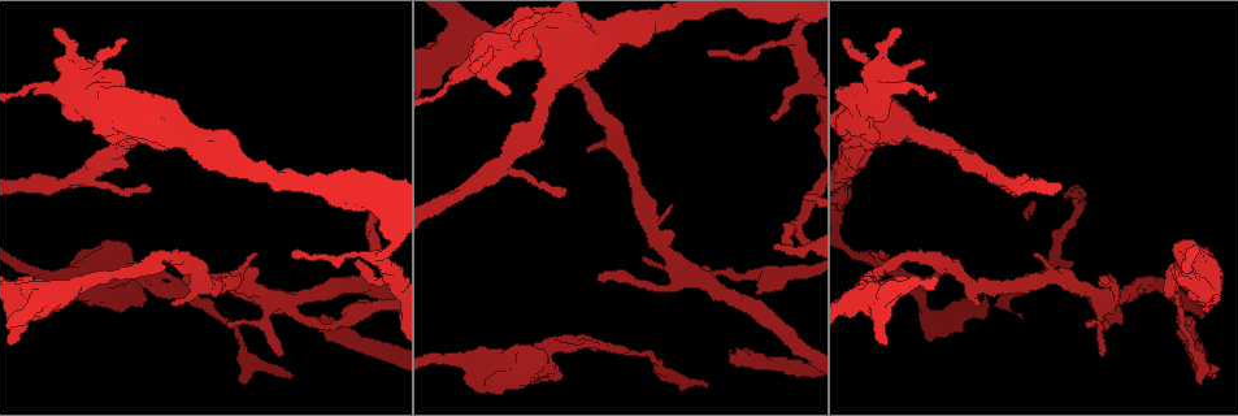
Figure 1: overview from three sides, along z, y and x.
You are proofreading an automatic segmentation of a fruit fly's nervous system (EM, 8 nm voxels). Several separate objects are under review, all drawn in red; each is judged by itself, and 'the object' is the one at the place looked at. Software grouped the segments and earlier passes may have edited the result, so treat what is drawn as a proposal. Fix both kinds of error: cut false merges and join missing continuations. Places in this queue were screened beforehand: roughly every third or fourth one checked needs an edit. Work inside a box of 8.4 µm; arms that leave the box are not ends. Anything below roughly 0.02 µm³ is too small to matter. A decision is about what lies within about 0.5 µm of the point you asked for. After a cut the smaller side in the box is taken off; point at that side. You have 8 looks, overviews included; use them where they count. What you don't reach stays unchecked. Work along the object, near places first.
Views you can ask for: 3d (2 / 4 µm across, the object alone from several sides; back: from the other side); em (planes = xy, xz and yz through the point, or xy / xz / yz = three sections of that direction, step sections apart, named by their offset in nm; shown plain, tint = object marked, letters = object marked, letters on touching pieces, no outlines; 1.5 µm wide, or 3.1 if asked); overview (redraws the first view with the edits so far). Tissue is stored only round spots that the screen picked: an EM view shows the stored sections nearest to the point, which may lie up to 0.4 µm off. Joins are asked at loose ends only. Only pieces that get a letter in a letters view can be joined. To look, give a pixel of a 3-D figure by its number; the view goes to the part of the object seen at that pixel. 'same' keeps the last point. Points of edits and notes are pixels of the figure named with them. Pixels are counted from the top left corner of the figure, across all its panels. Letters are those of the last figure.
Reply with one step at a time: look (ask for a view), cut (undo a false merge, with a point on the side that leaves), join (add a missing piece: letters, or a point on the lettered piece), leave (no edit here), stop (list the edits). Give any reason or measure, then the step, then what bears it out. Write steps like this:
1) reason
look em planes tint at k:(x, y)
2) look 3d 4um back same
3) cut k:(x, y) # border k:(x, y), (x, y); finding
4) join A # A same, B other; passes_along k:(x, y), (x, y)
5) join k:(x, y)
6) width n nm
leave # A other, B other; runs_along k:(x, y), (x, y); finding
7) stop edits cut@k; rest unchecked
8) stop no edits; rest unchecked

free end
look 3d 4um at 1:(60, 269)

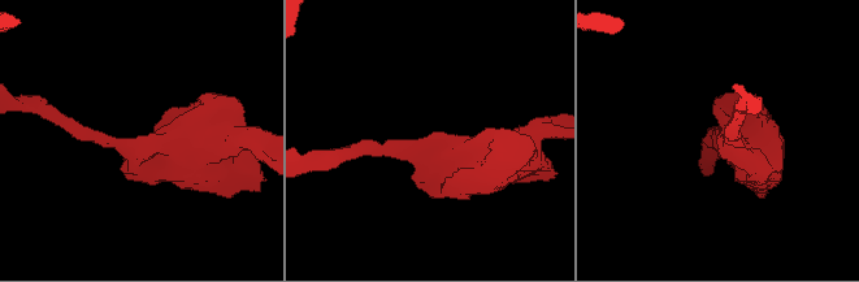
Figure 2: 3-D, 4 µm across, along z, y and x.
look em xz step 4 letters at 2:(721, 137)

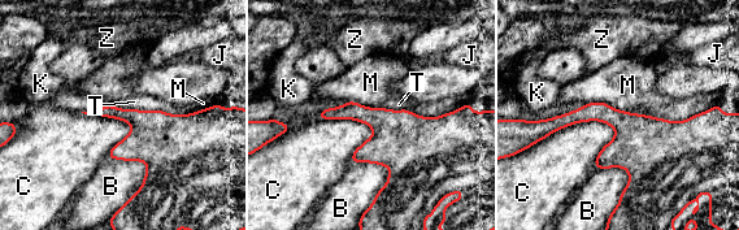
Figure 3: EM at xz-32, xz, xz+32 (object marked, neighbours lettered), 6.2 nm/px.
width 180 nm
leave # B other, C other, J other, K other, M other, T other, Z other; border 3:(583, 103), (673, 121), (711, 108); none of them fits

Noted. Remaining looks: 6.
tapers out
look 3d 2um at 1:(1203, 379)

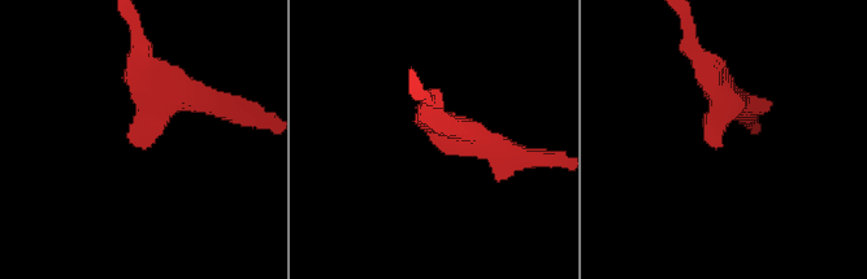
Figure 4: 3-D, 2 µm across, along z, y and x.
now the EM
look em planes plain at 4:(429, 135)

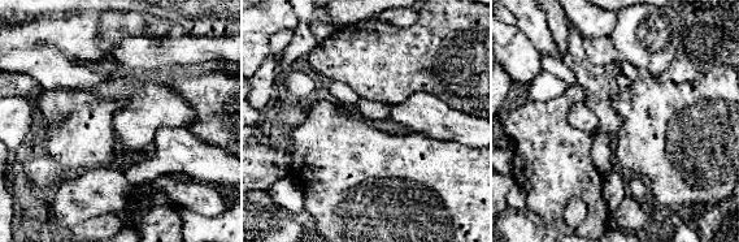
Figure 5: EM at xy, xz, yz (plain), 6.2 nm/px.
what lies round it
look em planes letters same

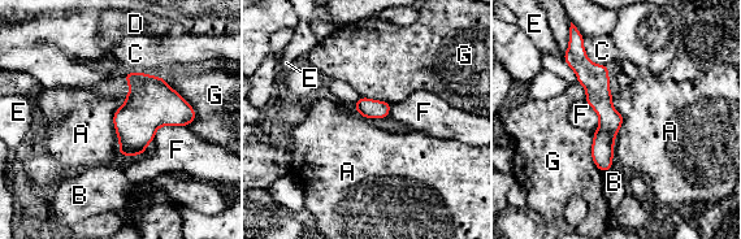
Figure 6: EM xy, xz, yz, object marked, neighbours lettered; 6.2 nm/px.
width 140 nm
leave # A other, B other, C other, D other, E other, F other, G other; border 6:(124, 95), (113, 116), (117, 153); none of them fits

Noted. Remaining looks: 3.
looks like a crossing
look em planes letters at 1:(1105, 301)

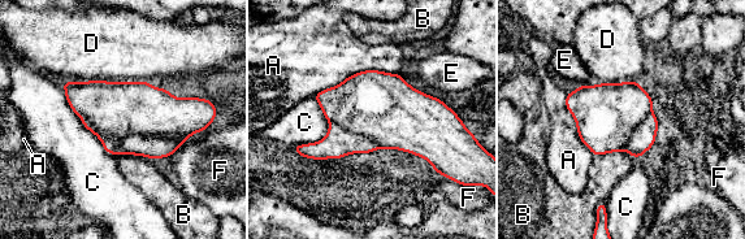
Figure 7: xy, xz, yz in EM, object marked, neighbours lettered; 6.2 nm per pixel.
cut 7:(151, 147) # A other, B other, C other, D other, E other, F other; part_leaving 7:(178, 142), (122, 150); a second neuron is stuck on

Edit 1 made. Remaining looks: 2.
stop edits cut@7; rest unchecked

